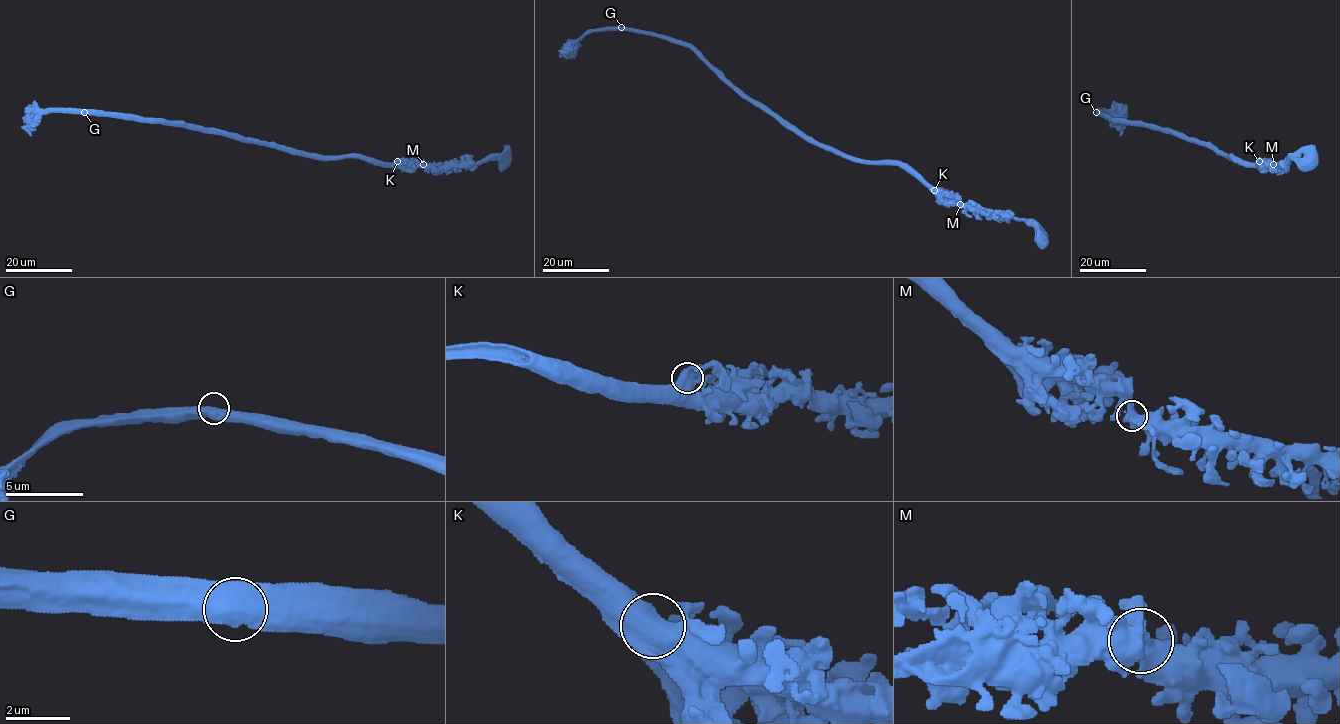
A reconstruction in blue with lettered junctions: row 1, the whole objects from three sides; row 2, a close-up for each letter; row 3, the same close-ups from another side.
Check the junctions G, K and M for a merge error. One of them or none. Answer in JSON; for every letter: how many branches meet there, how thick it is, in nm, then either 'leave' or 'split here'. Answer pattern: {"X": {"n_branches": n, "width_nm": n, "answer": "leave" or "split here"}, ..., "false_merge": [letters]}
{"G": {"n_branches": 2, "width_nm": 650, "answer": "leave"}, "K": {"n_branches": 3, "width_nm": 550, "answer": "leave"}, "M": {"n_branches": 3, "width_nm": 500, "answer": "leave"}, "false_merge": []}

